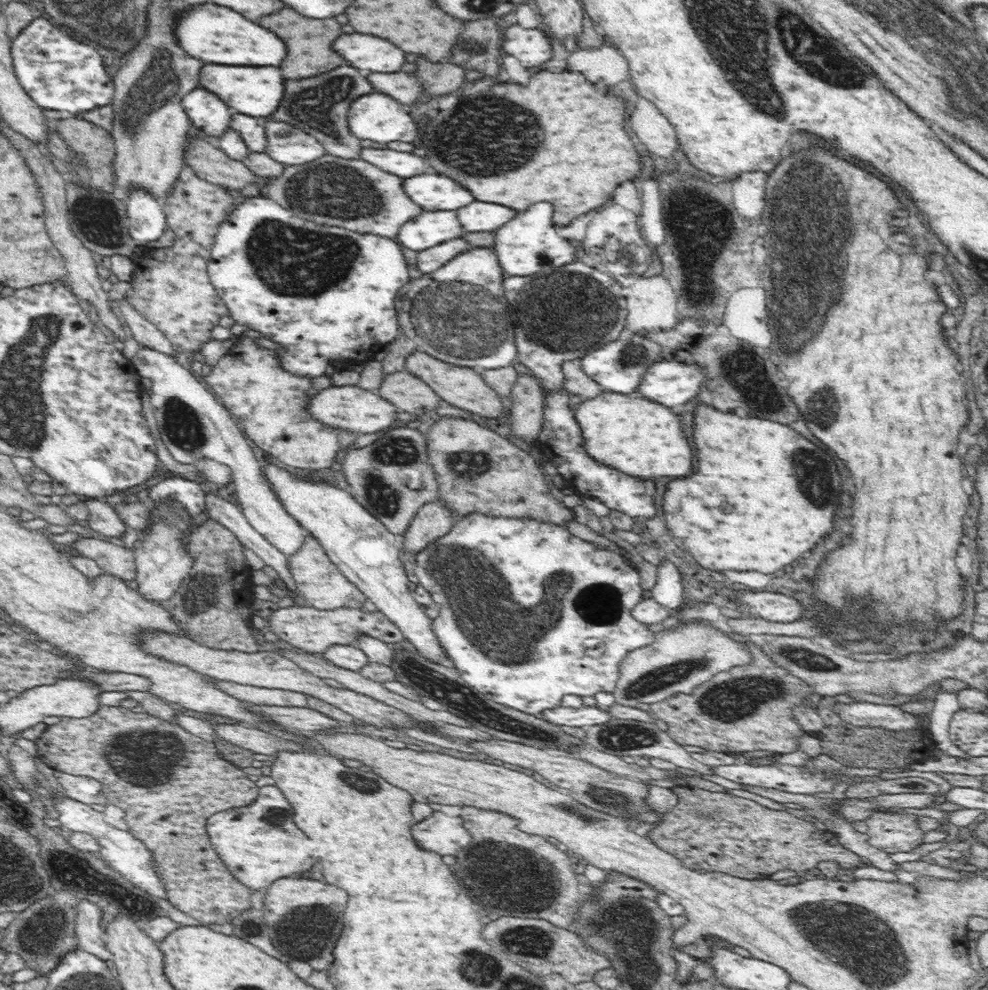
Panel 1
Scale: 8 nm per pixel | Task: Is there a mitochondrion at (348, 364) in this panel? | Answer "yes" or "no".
no

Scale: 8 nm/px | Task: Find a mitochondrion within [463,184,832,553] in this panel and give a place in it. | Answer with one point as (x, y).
(576, 311)

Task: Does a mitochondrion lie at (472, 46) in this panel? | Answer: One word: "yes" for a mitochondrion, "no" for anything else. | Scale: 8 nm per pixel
yes

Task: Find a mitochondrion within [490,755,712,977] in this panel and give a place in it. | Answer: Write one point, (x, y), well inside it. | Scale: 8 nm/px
(526, 942)

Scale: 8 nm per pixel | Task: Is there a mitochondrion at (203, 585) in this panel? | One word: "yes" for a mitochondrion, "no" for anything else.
yes

